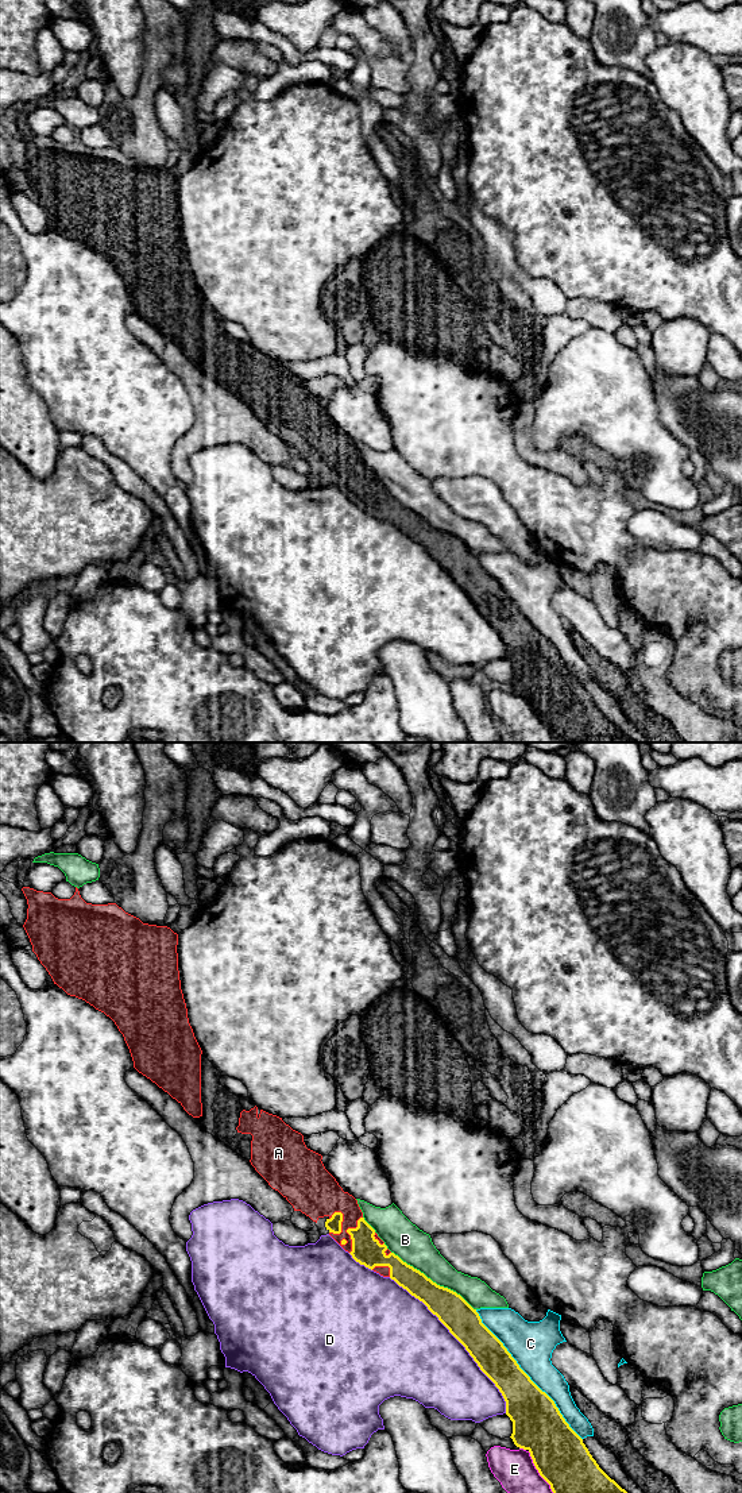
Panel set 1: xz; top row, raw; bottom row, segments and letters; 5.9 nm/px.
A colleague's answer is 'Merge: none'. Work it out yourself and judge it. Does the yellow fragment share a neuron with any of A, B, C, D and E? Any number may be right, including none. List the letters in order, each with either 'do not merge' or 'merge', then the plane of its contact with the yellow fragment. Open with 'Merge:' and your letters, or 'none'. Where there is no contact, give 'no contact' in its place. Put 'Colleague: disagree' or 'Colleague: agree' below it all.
Merge: A
A: merge | xz
B: do not merge | xz
C: do not merge | xz
D: do not merge | xz
E: do not merge | xz
Colleague: disagree

